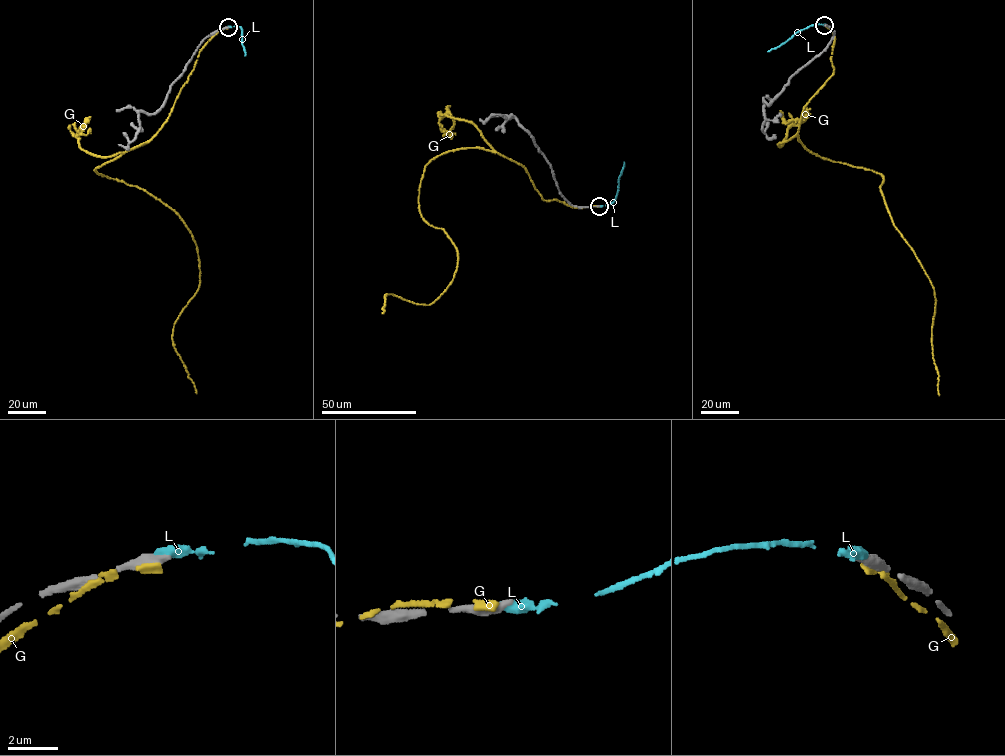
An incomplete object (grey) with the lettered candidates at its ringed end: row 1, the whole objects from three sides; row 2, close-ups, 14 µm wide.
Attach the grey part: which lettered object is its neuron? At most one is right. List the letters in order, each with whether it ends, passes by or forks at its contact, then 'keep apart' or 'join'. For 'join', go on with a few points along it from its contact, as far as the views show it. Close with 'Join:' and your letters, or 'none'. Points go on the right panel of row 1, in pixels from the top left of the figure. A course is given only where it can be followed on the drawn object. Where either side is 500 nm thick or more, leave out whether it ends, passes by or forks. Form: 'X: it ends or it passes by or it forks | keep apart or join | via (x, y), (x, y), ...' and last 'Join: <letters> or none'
G: keep apart
L: it ends | keep apart
Join: none

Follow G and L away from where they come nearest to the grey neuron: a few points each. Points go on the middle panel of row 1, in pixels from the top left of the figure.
G: (597, 206), (543, 200), (482, 148), (434, 157), (419, 209), (456, 269), (433, 302), (387, 294), (382, 314)
L: (598, 206), (614, 200), (624, 162)

